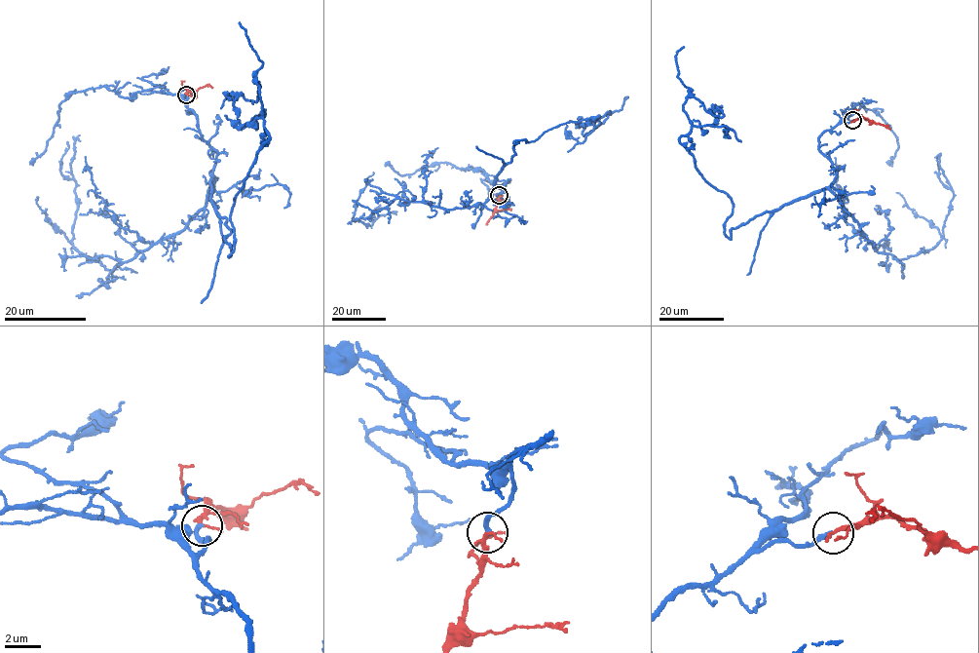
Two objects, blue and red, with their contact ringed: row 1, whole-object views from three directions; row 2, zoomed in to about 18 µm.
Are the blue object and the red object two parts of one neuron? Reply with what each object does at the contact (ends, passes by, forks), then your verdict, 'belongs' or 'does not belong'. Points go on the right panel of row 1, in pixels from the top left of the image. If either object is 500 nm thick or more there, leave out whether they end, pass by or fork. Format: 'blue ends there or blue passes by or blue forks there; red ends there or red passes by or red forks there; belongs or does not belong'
blue ends there; red ends there; belongs

